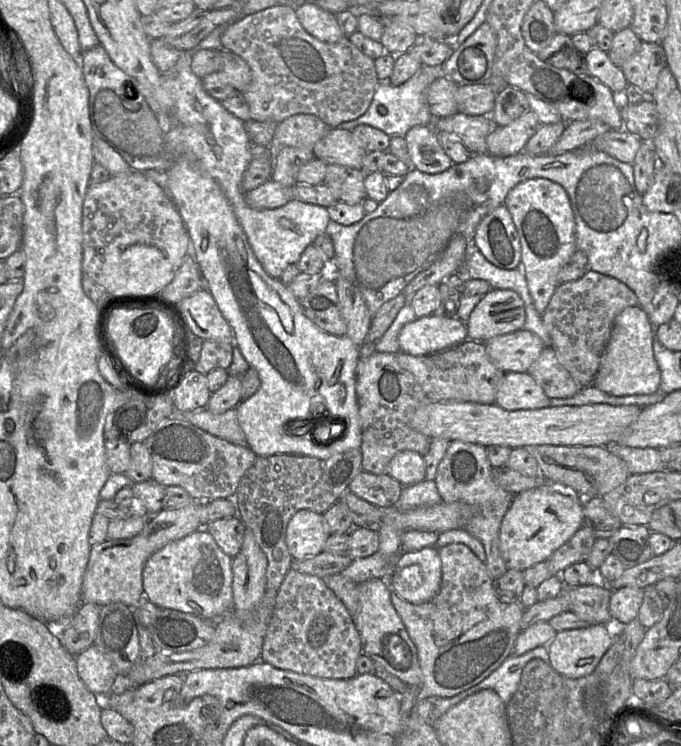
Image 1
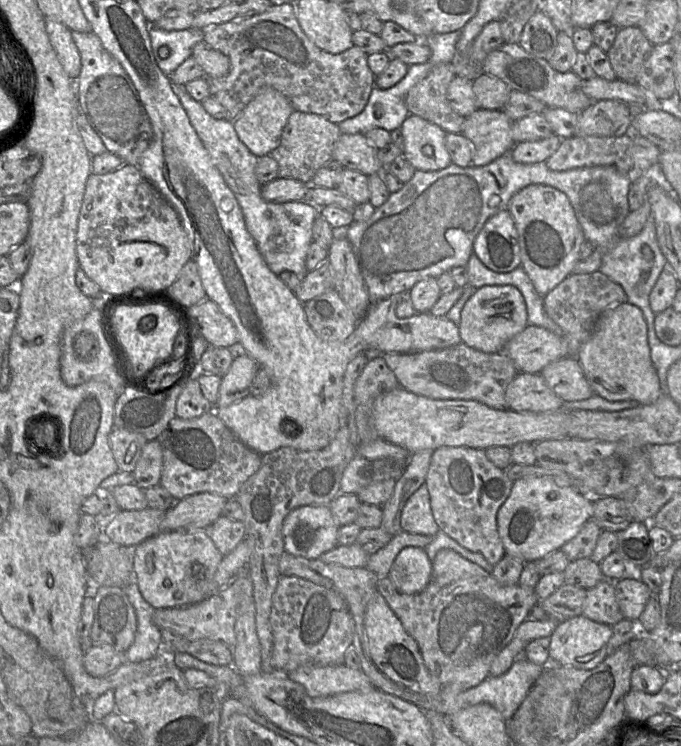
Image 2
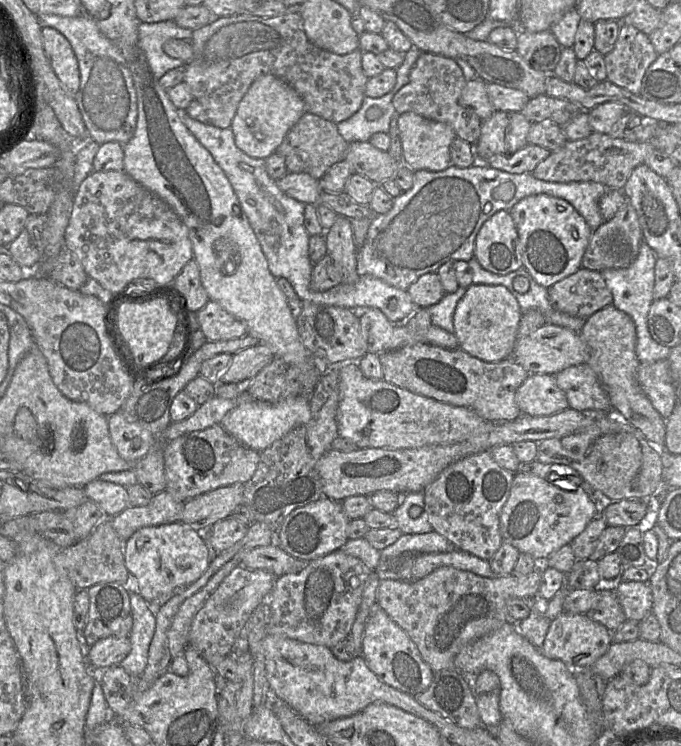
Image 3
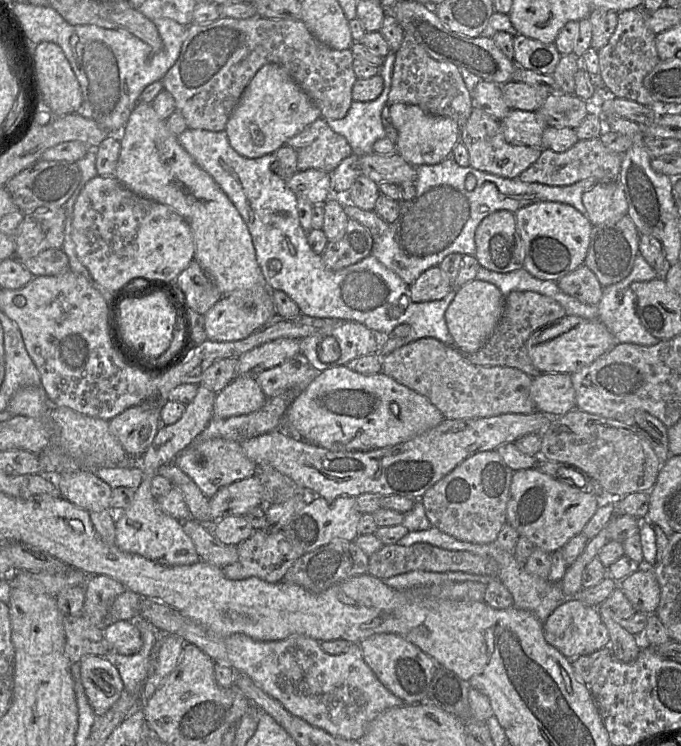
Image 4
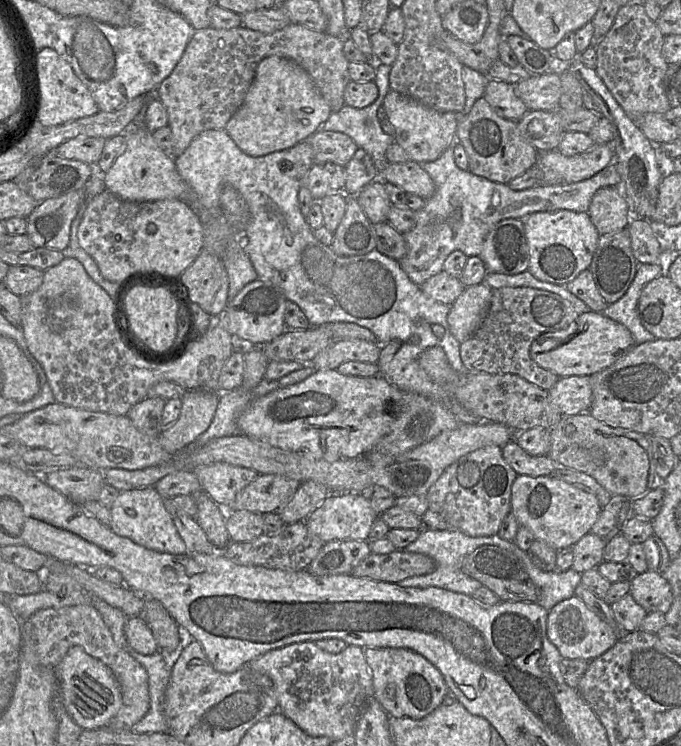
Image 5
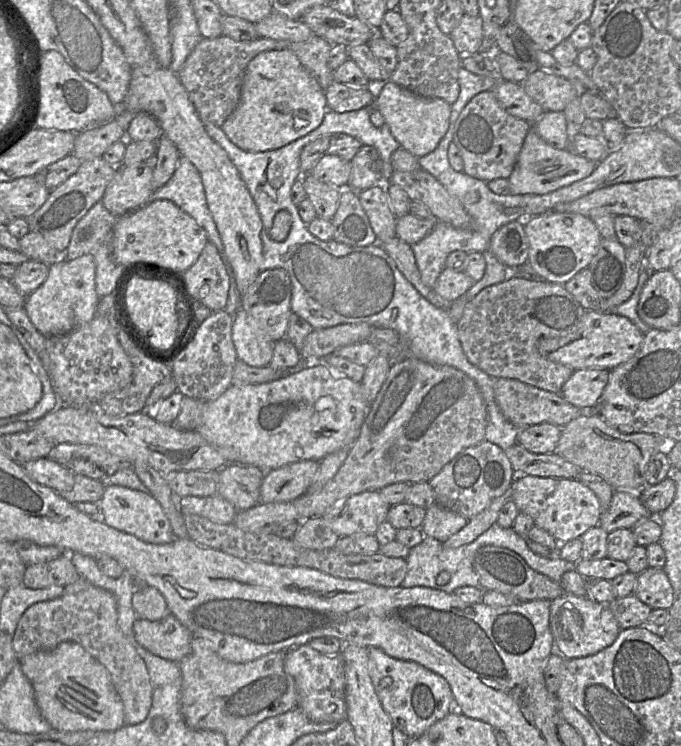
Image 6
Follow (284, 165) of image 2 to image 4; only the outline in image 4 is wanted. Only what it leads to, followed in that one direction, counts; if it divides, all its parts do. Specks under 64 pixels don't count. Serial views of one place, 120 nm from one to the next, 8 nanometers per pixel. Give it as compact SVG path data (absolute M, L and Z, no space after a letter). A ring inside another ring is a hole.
M322 117L316 119L299 134L289 139L286 145L293 147L297 151L298 171L318 169L331 173L345 158L353 154L353 150L346 138L332 130L327 120Z

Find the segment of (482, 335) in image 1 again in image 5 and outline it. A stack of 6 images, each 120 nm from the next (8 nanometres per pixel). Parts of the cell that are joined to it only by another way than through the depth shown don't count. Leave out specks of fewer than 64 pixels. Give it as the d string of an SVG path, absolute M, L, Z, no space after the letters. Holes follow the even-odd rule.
M485 283L466 287L450 307L447 322L451 334L460 342L479 327L491 300L492 289Z

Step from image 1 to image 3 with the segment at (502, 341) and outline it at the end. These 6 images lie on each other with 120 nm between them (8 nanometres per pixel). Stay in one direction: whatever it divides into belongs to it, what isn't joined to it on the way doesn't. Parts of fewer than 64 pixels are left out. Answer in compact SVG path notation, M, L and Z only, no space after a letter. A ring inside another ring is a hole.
M546 323L528 336L517 339L512 357L529 374L555 375L567 367L587 363L589 356L589 349L580 333Z

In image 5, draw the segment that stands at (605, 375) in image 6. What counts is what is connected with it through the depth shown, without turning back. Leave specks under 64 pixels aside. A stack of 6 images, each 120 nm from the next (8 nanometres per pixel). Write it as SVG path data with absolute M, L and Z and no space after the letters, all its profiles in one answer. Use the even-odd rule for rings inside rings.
M590 376L560 377L548 393L564 417L589 412L592 403Z

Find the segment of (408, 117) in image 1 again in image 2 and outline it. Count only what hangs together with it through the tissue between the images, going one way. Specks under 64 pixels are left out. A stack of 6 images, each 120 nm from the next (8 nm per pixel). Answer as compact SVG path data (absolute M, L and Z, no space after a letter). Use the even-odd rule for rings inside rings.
M430 62L408 66L405 77L392 88L382 90L374 86L363 111L338 124L341 134L365 134L374 128L382 128L392 132L401 127L404 120L410 115L404 101L407 92L424 79L434 67Z

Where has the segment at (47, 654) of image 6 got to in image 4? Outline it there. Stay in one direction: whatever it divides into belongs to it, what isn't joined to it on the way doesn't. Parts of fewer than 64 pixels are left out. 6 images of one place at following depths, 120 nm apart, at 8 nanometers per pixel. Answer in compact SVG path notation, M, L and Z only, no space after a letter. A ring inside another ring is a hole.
M86 655L80 660L81 682L96 716L106 713L120 698L124 684L107 657Z

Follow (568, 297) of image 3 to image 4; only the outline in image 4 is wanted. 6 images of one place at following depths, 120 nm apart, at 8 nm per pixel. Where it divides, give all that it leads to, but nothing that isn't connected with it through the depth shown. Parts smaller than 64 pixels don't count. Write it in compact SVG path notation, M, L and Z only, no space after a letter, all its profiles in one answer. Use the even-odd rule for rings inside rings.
M580 266L557 281L559 288L579 301L597 306L603 295L596 275L587 267Z

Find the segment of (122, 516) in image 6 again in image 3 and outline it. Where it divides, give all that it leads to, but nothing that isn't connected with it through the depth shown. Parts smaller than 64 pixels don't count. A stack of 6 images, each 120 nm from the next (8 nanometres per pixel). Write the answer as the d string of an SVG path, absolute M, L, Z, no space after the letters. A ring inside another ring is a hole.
M181 522L137 530L124 542L123 553L127 570L138 581L139 594L153 609L160 608L181 589L198 580L213 557L202 532Z

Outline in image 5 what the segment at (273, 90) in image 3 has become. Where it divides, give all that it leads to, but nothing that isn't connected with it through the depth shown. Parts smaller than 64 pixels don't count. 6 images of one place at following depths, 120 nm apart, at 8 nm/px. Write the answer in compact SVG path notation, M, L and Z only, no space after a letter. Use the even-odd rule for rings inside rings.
M272 55L257 65L244 101L224 130L238 148L252 157L288 150L307 140L332 113L307 71L291 59Z

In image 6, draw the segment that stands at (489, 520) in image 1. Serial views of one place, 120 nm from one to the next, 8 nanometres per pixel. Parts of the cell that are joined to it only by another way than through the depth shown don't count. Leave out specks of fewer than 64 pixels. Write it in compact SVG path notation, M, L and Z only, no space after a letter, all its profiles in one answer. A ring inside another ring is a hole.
M484 440L461 451L429 484L435 493L435 503L469 520L484 511L495 498L508 491L516 477L505 451Z

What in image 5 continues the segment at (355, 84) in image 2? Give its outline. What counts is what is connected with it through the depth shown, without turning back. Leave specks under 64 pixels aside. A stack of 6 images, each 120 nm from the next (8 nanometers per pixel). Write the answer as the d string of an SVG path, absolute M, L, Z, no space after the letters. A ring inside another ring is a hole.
M290 23L270 34L254 31L244 26L232 29L207 27L195 31L173 71L155 90L155 96L163 103L167 111L167 126L172 133L171 156L178 157L201 132L225 128L229 119L242 105L255 76L257 65L268 56L285 57L299 64L312 78L332 111L340 110L345 105L344 90L351 81L348 72L349 61L343 53L343 44L344 37L331 36L326 32L315 31L295 23Z

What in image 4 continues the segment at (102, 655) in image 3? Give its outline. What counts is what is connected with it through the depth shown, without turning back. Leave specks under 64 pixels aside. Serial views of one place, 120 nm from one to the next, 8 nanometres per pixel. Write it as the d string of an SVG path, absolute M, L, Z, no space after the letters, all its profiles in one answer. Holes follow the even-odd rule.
M119 620L104 629L104 638L111 653L133 655L143 645L141 632L131 620Z

